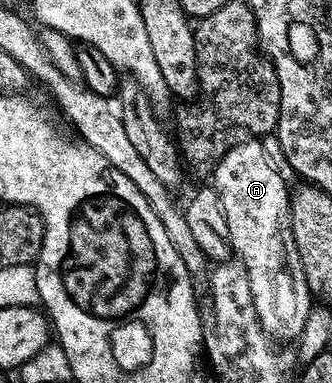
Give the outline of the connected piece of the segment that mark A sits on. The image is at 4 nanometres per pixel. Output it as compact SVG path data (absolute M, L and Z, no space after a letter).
M235 141L212 166L212 185L222 195L230 248L246 270L260 324L275 340L298 340L312 309L312 291L306 283L306 273L302 271L300 252L290 227L292 190L286 187L269 152L258 143L261 141L246 141L250 142Z

